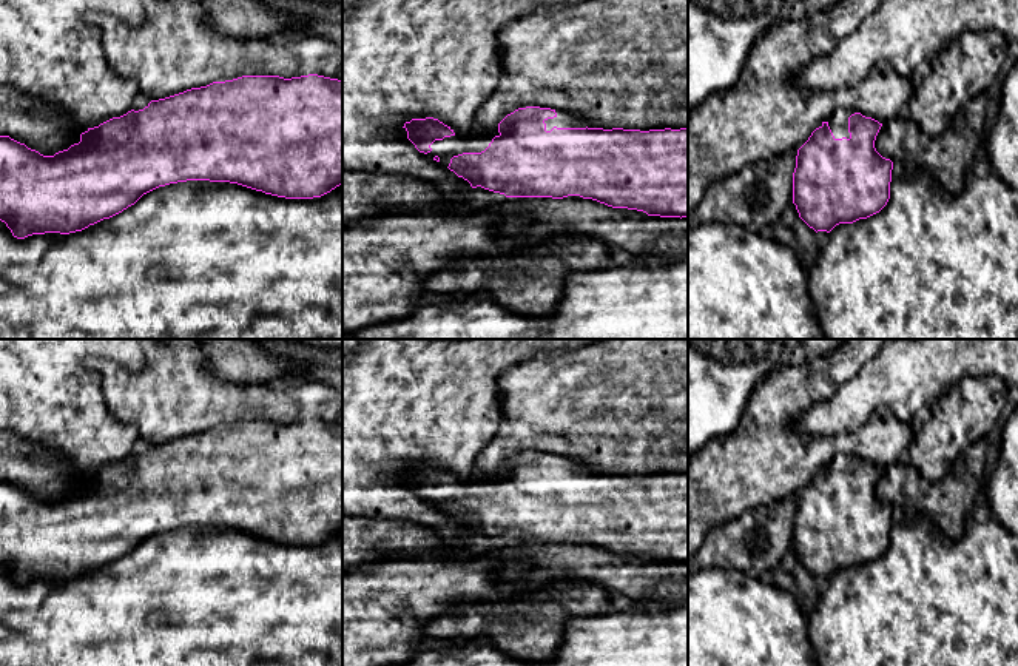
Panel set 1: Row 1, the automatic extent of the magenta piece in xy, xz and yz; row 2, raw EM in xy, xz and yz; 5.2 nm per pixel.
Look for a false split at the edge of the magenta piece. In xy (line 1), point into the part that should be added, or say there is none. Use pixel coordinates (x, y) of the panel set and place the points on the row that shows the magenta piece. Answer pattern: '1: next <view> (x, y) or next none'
1: next none

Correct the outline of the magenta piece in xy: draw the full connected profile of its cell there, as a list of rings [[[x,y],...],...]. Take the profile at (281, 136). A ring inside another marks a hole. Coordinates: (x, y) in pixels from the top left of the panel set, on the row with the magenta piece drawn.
[[[318,74],[284,79],[279,76],[242,76],[233,80],[213,82],[207,86],[191,88],[184,92],[151,100],[143,109],[128,111],[113,117],[99,126],[80,134],[80,142],[54,156],[43,156],[9,136],[0,136],[0,220],[6,224],[12,236],[25,239],[32,234],[82,231],[103,219],[110,219],[134,205],[143,194],[170,183],[187,180],[210,180],[238,183],[265,194],[285,199],[321,197],[342,183],[342,82]]]

